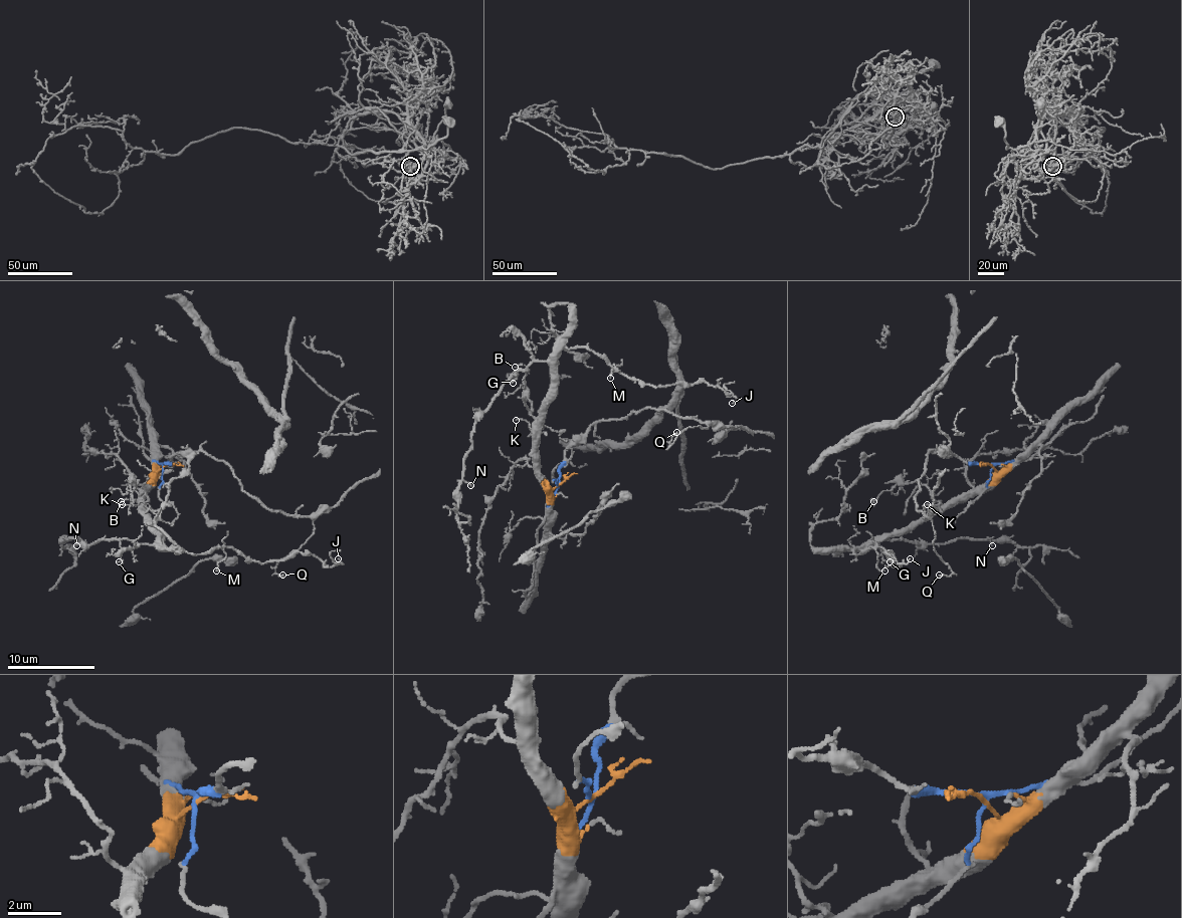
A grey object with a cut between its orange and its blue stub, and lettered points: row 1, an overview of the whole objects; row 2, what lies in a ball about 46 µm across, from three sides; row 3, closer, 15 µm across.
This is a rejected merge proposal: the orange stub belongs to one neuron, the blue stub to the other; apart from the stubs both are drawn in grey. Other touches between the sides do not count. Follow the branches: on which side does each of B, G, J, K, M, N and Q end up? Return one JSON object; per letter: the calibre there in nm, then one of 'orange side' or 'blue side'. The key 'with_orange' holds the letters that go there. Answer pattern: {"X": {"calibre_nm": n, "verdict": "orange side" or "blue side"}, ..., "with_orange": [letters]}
{"B": {"calibre_nm": 90, "verdict": "orange side"}, "G": {"calibre_nm": 60, "verdict": "orange side"}, "J": {"calibre_nm": 90, "verdict": "orange side"}, "K": {"calibre_nm": 110, "verdict": "orange side"}, "M": {"calibre_nm": 100, "verdict": "orange side"}, "N": {"calibre_nm": 70, "verdict": "orange side"}, "Q": {"calibre_nm": 110, "verdict": "blue side"}, "with_orange": ["B", "G", "J", "K", "M", "N"]}

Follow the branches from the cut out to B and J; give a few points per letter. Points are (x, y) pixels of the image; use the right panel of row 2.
B: (993, 465), (995, 473), (986, 482), (945, 504), (921, 482), (908, 482), (883, 491), (874, 502)
J: (993, 465), (995, 473), (973, 491), (854, 548), (856, 554), (878, 545), (897, 565), (910, 559)

